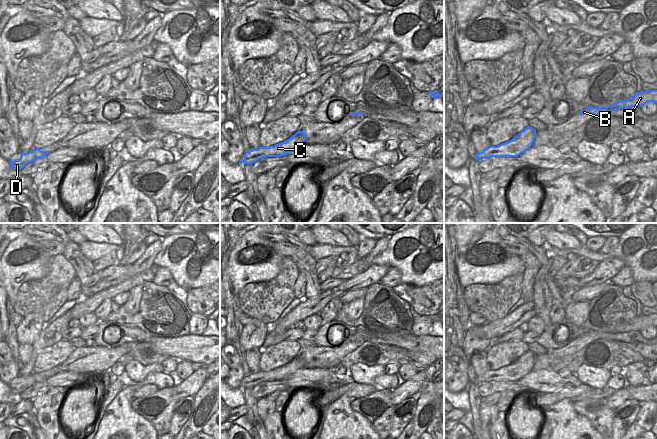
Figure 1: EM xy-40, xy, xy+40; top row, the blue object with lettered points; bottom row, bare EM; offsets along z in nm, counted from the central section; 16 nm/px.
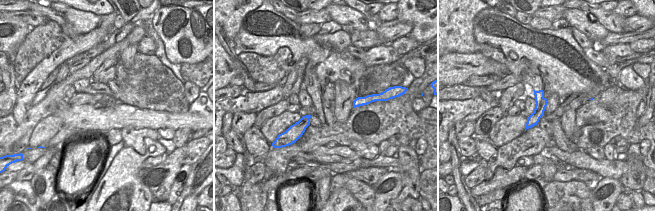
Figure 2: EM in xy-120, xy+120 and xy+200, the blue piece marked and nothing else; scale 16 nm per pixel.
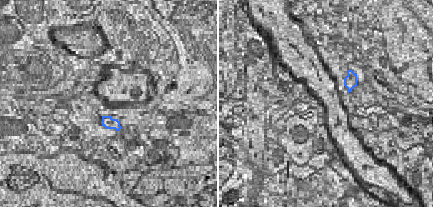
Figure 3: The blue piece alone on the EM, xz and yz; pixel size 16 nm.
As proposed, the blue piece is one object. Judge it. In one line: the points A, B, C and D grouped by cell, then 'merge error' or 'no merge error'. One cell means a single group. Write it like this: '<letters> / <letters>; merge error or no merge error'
A B C D; no merge error

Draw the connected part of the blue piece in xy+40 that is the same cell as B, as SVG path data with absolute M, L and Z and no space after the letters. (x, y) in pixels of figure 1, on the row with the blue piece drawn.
M657 90L650 91L640 91L637 92L634 96L626 100L617 100L616 103L606 106L604 108L599 107L588 107L587 109L578 112L576 115L605 115L608 112L620 110L620 109L628 109L632 107L640 107L646 103L654 102L657 104Z

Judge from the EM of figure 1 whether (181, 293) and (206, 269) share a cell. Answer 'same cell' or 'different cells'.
different cells

